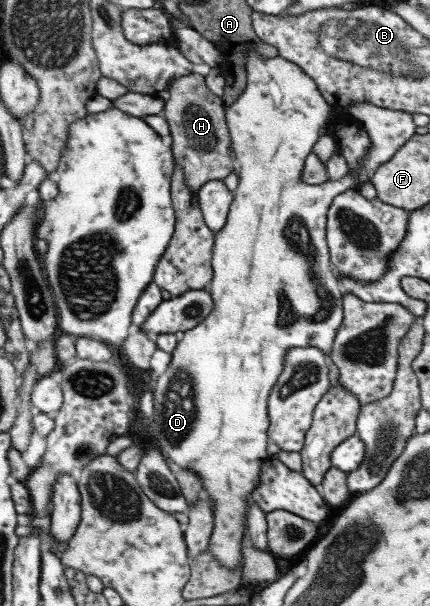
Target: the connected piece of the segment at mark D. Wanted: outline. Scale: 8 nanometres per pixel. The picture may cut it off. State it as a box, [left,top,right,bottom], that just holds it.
[130,53,356,590]

